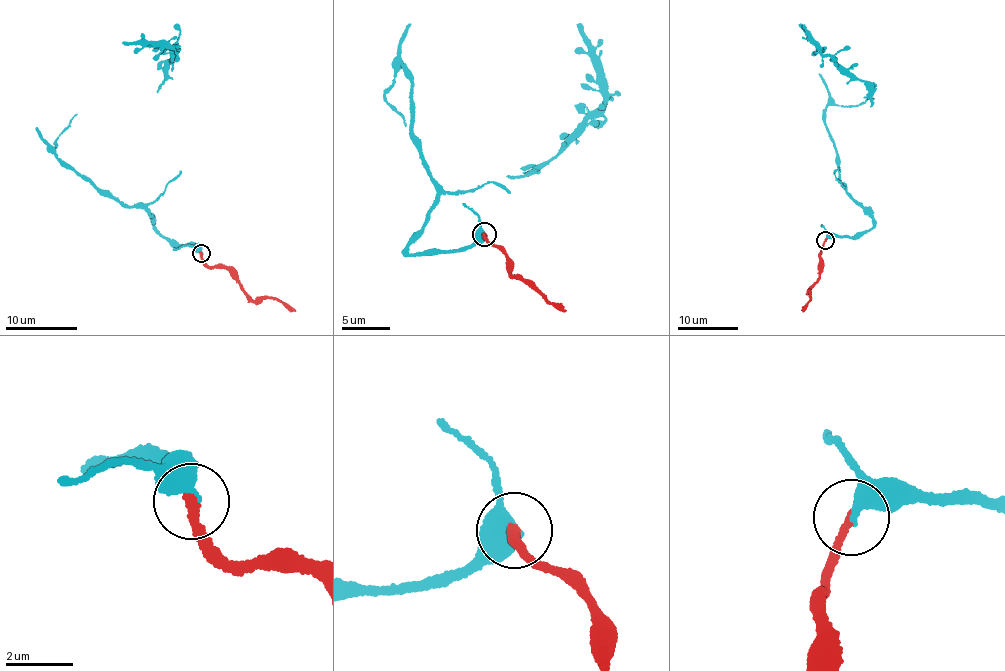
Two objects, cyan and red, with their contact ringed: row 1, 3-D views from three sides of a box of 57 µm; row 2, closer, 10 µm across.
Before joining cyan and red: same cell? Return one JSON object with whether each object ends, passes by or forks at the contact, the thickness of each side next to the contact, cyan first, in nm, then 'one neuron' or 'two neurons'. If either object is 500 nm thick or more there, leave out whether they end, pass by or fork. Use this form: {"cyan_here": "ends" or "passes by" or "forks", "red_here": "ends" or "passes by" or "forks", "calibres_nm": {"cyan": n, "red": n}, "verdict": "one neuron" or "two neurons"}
{"cyan_here": "ends", "red_here": "ends", "calibres_nm": {"cyan": 480, "red": 280}, "verdict": "one neuron"}

